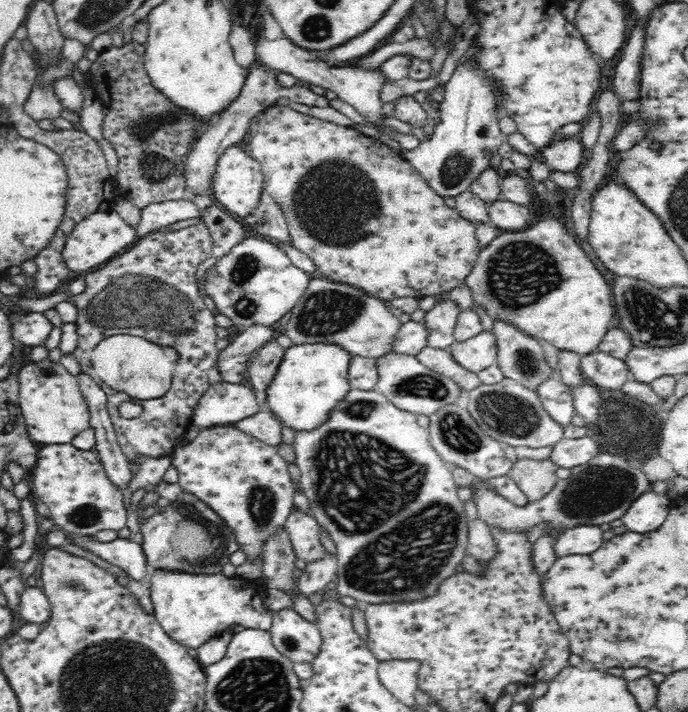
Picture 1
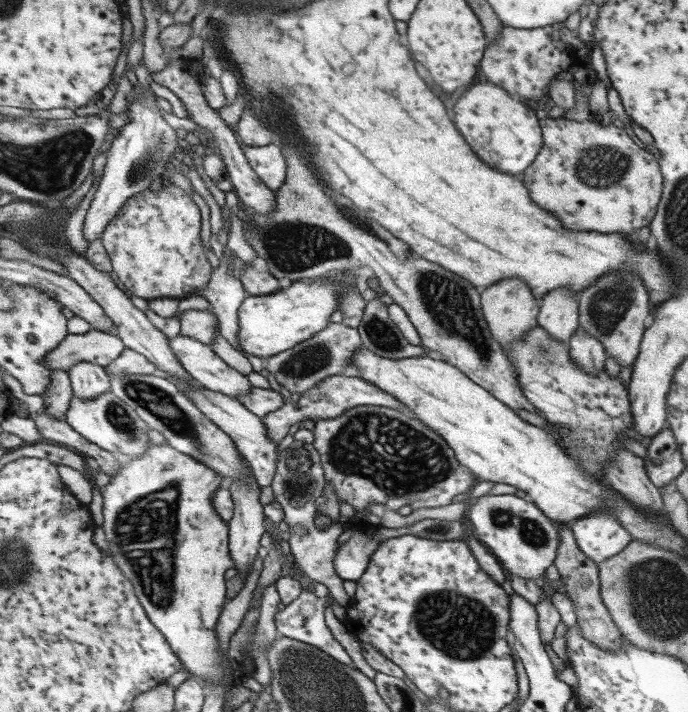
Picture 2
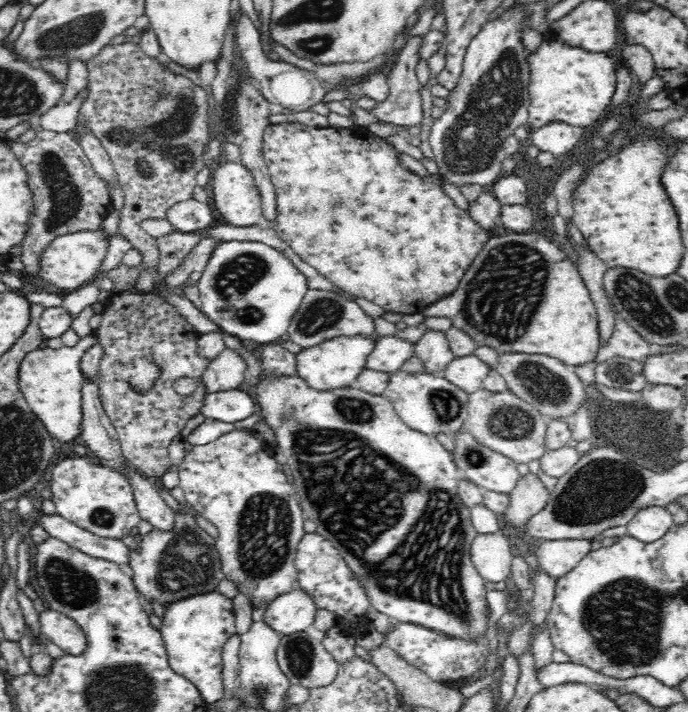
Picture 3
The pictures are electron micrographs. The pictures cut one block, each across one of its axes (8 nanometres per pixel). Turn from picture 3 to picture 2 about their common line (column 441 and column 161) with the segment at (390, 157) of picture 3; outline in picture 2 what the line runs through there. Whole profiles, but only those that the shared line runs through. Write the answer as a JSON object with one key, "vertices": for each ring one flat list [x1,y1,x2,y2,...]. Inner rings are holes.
{"vertices":[[173,183,163,185,159,190,145,189,135,194,107,225,101,238,113,266,113,275,130,295,139,296,147,302,157,298,181,298,185,303,190,296,201,295,203,290,207,290,214,270,203,253,201,222,197,202]]}

